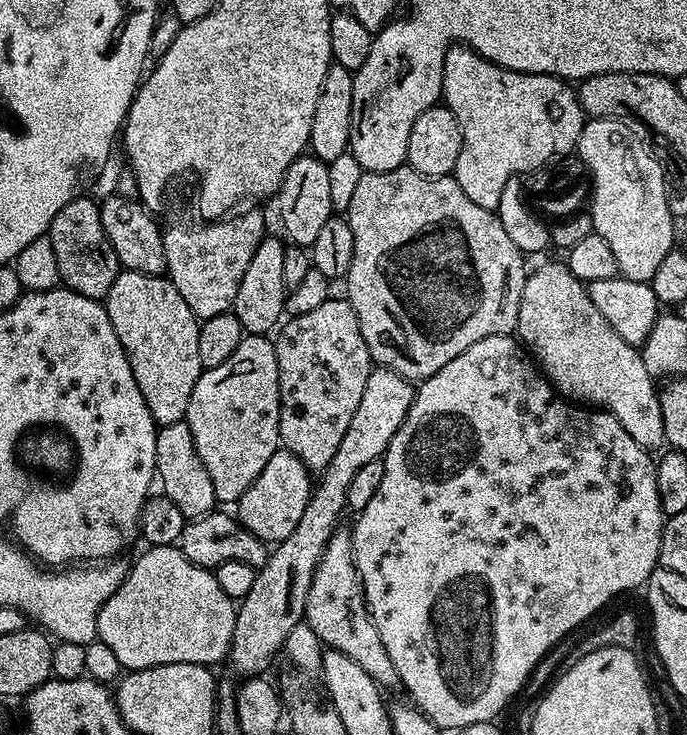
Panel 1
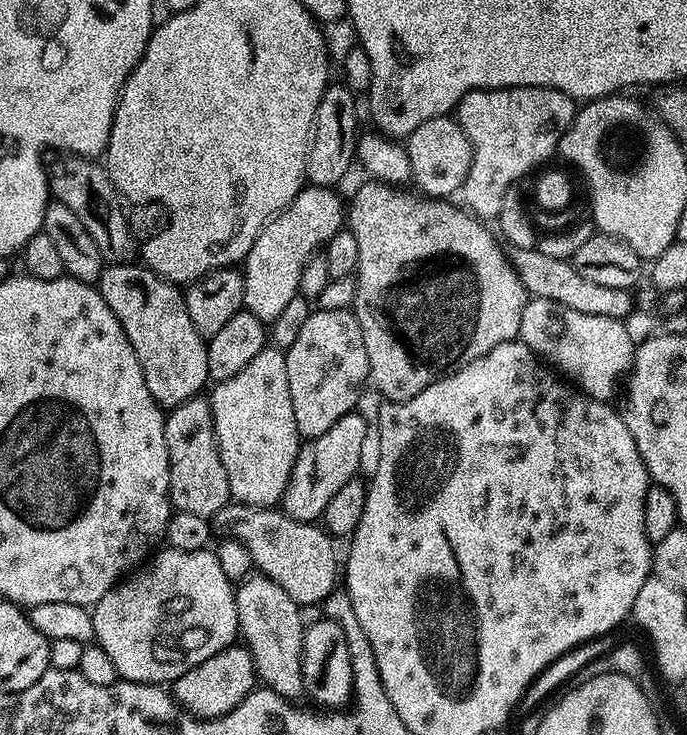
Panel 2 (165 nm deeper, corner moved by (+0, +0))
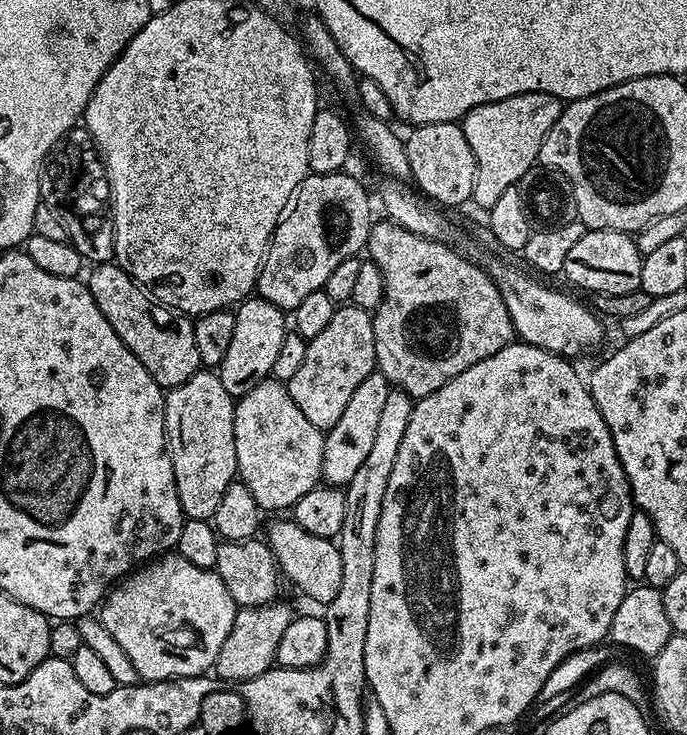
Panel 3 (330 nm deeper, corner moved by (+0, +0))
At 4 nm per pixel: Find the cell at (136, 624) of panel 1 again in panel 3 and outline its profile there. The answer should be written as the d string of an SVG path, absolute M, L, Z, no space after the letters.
M164 554L147 561L135 569L134 574L119 581L99 605L98 619L106 626L106 630L110 630L118 646L126 650L141 681L151 682L197 675L196 636L204 636L206 643L219 646L224 636L230 634L230 626L234 626L237 611L238 605L215 570L194 566L194 562L186 562L186 558L178 554Z

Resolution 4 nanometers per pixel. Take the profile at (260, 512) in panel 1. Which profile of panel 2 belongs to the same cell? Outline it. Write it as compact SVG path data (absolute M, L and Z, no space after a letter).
M356 410L348 412L342 418L338 418L338 422L334 422L334 426L326 430L326 434L318 434L301 443L300 453L294 462L294 470L290 474L290 482L286 486L282 501L282 510L287 516L295 520L319 521L330 503L330 498L338 494L339 488L346 486L346 482L357 479L359 472L356 471L360 468L360 459L364 456L364 443L368 440L368 424L358 413Z

